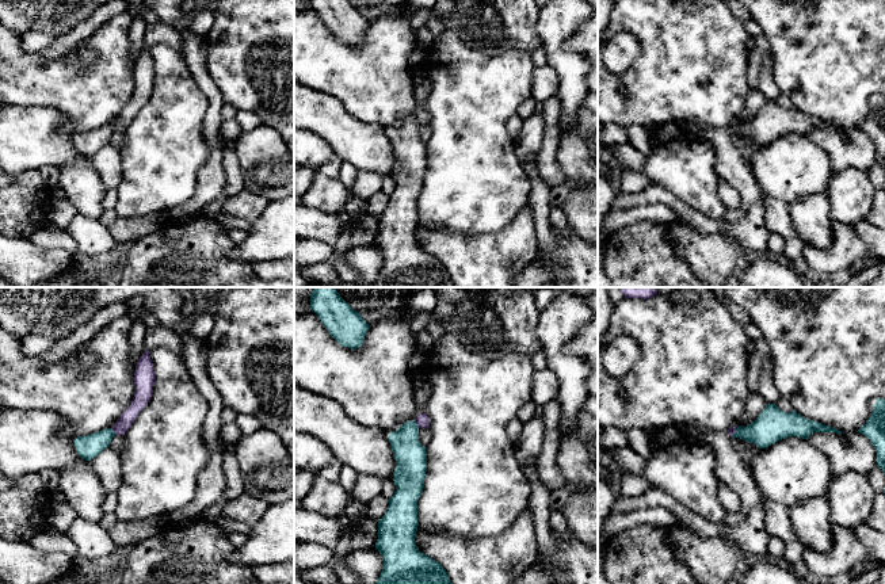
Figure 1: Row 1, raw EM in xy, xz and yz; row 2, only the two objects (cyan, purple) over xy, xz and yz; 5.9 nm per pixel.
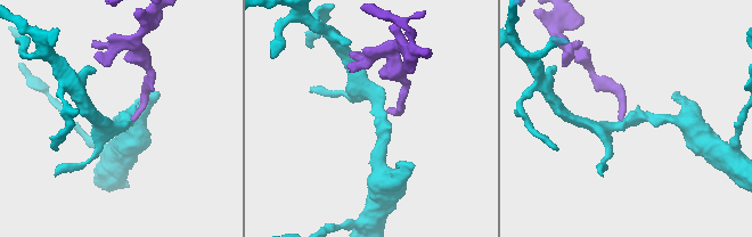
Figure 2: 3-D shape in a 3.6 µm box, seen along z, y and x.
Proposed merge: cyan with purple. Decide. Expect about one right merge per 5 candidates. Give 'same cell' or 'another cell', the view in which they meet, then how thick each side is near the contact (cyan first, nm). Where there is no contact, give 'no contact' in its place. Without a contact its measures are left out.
another cell | xz | 190/80 nm

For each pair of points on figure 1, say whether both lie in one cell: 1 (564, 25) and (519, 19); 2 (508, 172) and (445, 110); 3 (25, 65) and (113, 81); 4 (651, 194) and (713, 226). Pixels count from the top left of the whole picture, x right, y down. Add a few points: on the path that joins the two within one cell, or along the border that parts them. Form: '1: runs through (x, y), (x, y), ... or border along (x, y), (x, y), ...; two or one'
1: border along (538, 14), (537, 34), (541, 45); two
2: runs through (492, 157), (461, 126); one
3: runs through (46, 81), (91, 81); one
4: runs through (666, 197), (687, 214), (698, 218); one

